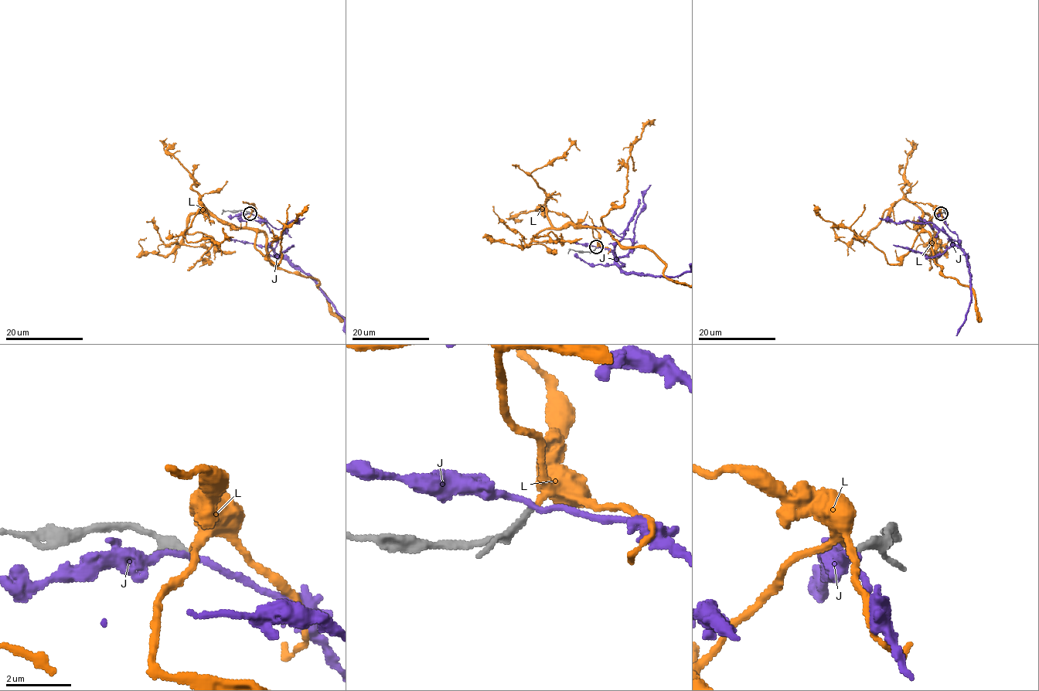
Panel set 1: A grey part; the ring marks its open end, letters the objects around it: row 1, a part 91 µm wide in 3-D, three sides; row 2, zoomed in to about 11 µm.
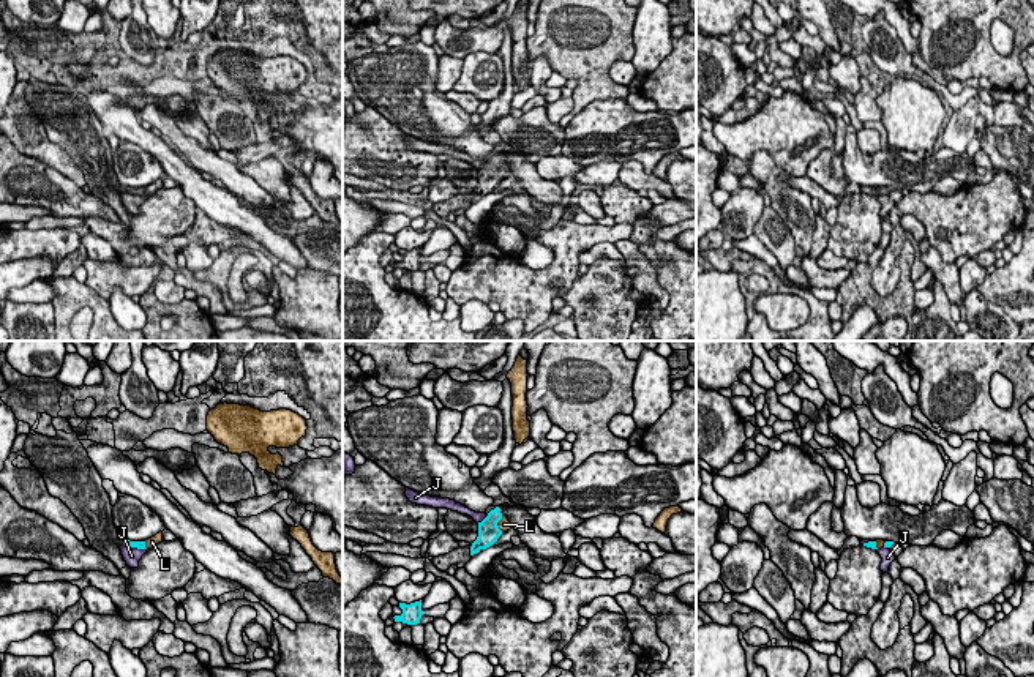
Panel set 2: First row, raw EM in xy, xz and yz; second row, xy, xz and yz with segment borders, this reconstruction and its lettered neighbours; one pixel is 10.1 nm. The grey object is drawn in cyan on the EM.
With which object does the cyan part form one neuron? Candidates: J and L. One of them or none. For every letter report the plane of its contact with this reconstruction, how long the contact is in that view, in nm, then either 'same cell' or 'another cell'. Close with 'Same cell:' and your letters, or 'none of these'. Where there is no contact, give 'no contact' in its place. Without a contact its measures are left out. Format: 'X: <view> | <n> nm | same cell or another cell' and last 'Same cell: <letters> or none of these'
J: xz | 150 nm | another cell
L: xz | 160 nm | same cell
Same cell: L

